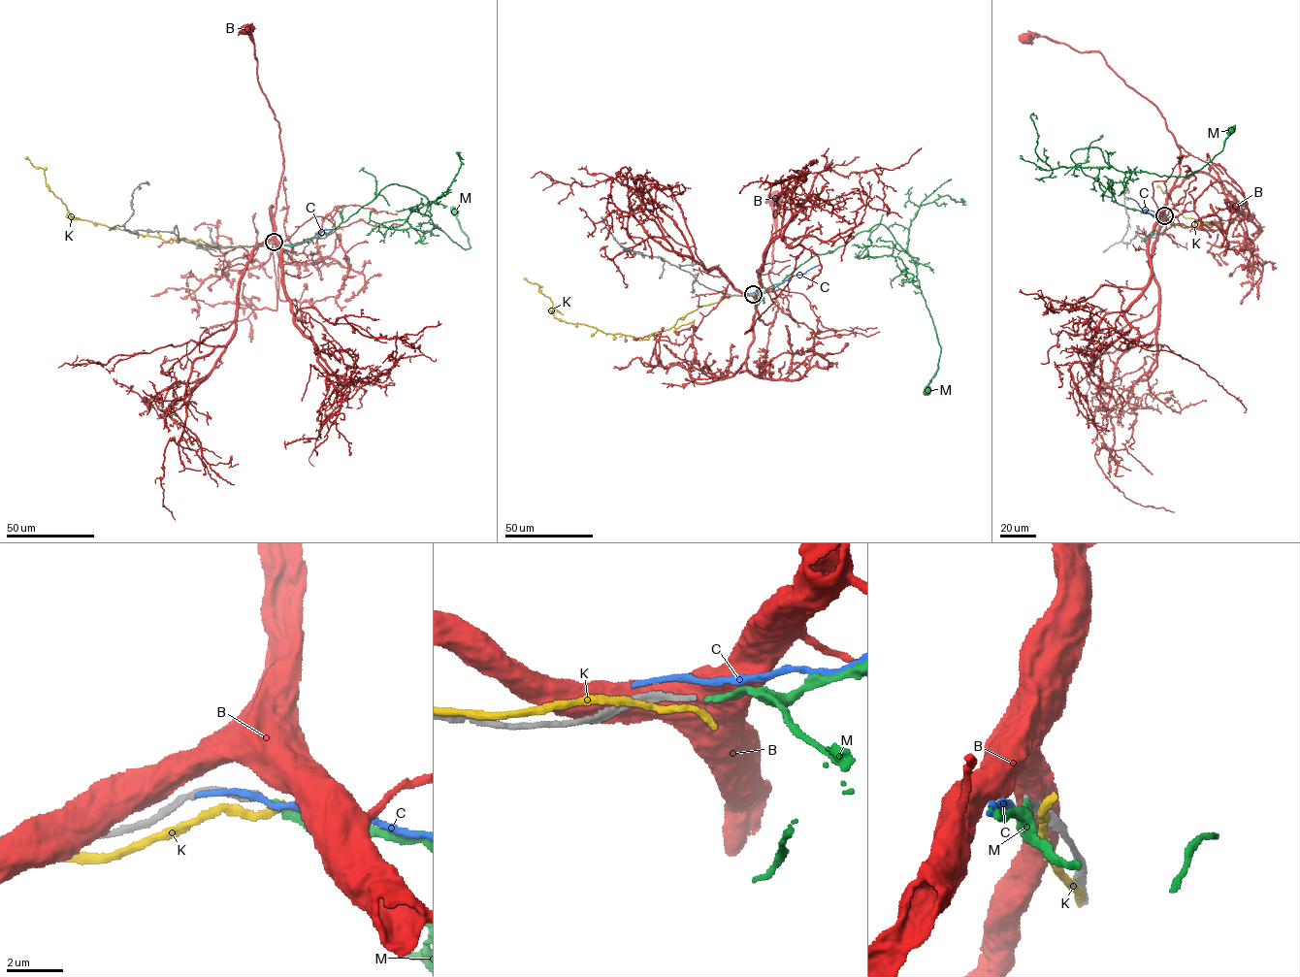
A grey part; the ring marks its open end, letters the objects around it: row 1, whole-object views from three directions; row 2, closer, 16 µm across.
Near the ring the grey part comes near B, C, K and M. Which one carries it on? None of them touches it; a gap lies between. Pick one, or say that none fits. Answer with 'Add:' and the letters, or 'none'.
Add: M

